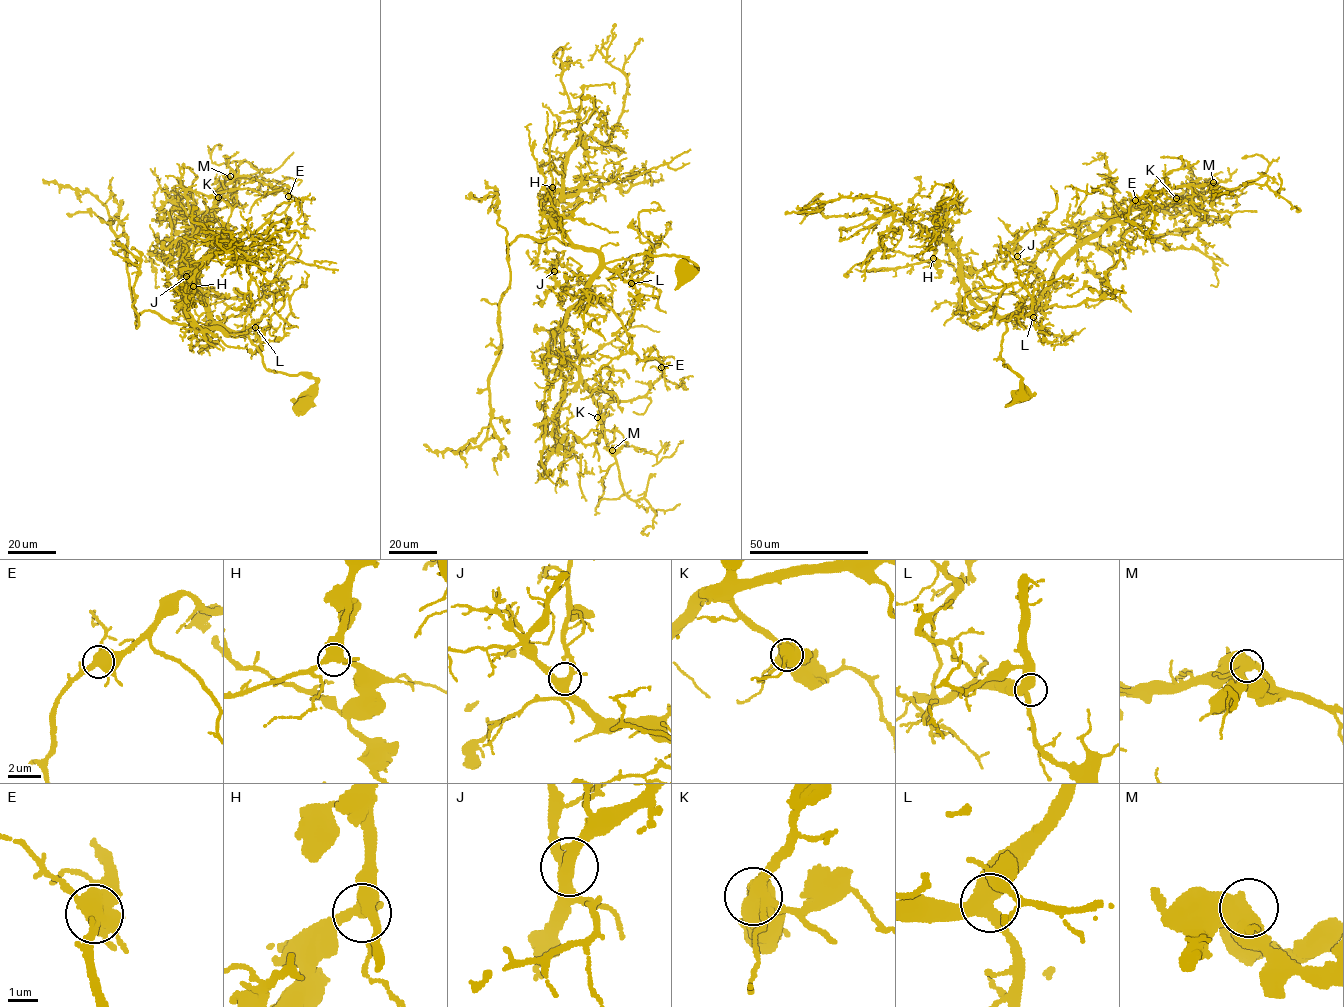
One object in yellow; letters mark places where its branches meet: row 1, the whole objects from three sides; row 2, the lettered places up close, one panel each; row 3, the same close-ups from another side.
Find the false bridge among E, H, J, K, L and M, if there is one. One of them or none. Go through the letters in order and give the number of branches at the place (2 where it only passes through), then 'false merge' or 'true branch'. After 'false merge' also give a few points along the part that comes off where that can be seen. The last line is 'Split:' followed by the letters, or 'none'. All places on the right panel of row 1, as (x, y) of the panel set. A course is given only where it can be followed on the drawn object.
E: 4 branches meet; true branch
H: 4 branches meet; true branch
J: 4 branches meet; true branch
K: 4 branches meet; true branch
L: 3 branches meet; true branch
M: 4 branches meet; true branch
Split: none

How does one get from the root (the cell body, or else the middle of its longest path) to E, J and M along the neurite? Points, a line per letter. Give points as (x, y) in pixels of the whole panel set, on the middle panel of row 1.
E: (687, 273), (695, 266), (673, 255), (610, 261), (566, 318), (562, 349), (601, 406), (643, 396), (662, 366)
J: (687, 273), (696, 267), (681, 256), (633, 254), (607, 262), (583, 297), (567, 294), (555, 280), (554, 271)
M: (687, 273), (695, 266), (673, 255), (610, 261), (568, 312), (562, 349), (600, 408), (601, 432), (612, 450)

